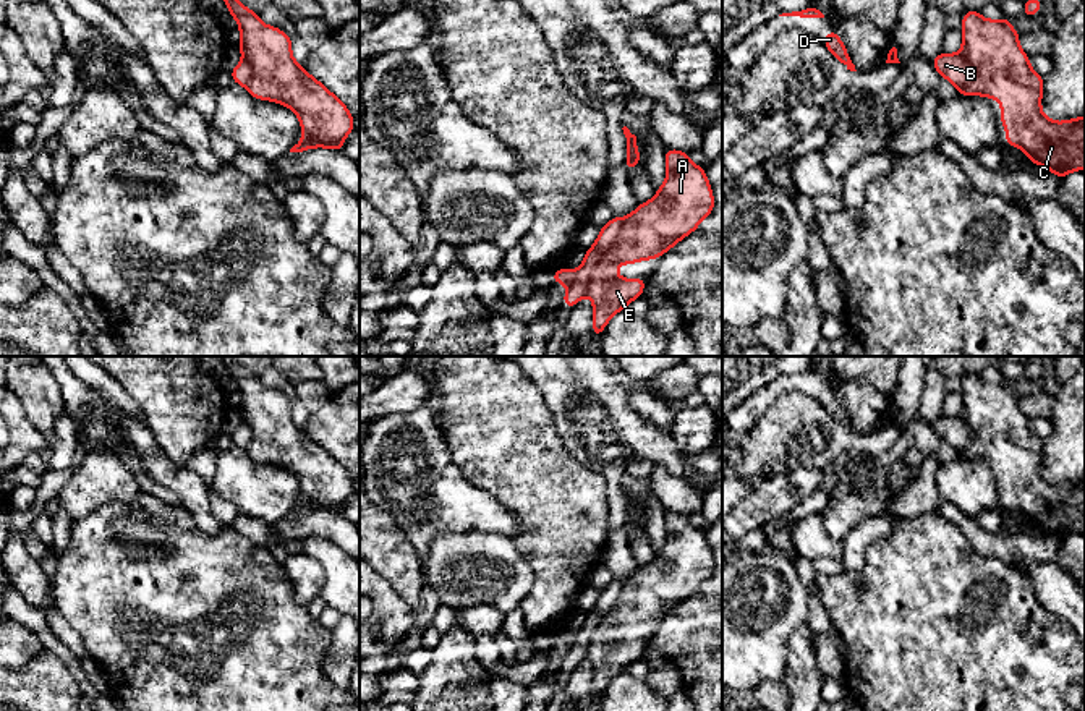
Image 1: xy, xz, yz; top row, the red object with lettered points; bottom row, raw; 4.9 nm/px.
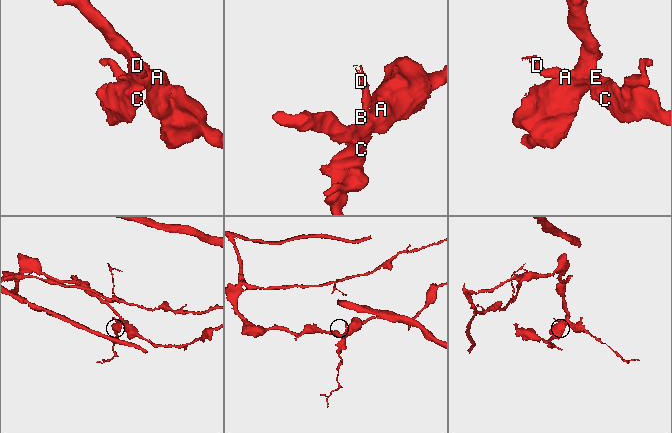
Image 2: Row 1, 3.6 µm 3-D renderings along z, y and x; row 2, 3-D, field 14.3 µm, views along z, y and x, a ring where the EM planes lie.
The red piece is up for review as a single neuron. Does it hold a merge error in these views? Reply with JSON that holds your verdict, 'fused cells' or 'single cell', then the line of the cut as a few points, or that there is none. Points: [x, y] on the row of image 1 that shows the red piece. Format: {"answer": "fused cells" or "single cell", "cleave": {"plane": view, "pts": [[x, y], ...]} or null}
{"answer": "fused cells", "cleave": {"plane": "xz", "pts": [[624, 219], [612, 245], [591, 271], [587, 292]]}}

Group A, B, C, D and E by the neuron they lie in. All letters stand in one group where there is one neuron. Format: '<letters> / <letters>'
A C E / B D

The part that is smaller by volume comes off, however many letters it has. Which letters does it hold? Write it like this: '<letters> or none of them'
B, D

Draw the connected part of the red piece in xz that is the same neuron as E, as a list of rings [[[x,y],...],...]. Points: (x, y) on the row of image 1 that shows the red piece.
[[[667,149],[664,154],[667,168],[666,180],[656,196],[640,204],[623,219],[623,225],[612,246],[602,254],[591,270],[588,295],[593,301],[593,335],[601,337],[611,317],[633,300],[643,295],[646,279],[620,279],[617,267],[620,264],[633,264],[646,259],[659,259],[666,251],[674,248],[682,238],[698,228],[701,220],[711,215],[714,209],[713,188],[706,178],[704,167],[698,167],[690,160],[688,152]]]

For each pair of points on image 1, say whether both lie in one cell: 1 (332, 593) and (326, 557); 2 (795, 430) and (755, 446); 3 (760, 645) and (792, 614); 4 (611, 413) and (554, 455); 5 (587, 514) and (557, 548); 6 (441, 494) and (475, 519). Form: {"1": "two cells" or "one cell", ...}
{"1": "one cell", "2": "one cell", "3": "one cell", "4": "two cells", "5": "one cell", "6": "one cell"}

